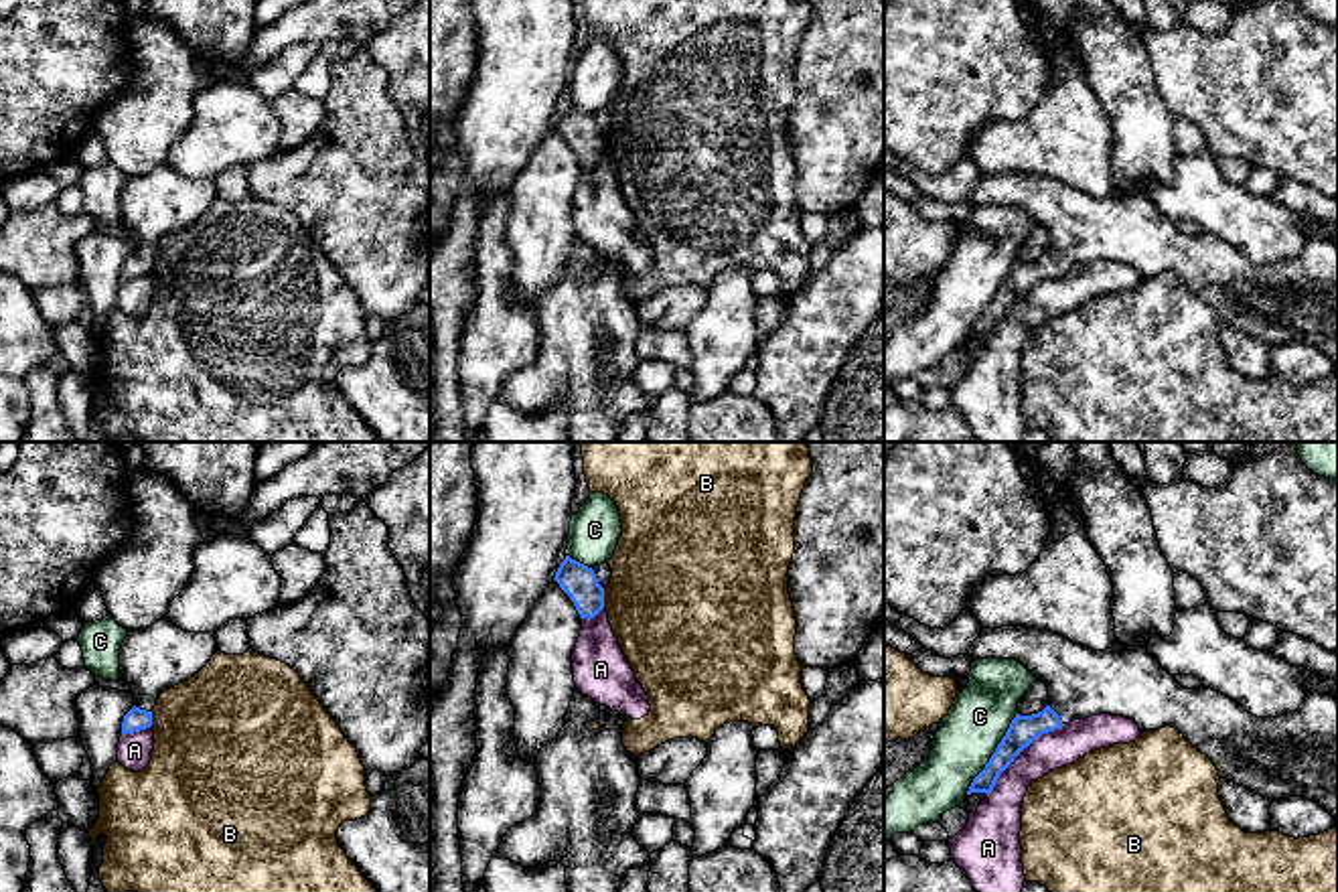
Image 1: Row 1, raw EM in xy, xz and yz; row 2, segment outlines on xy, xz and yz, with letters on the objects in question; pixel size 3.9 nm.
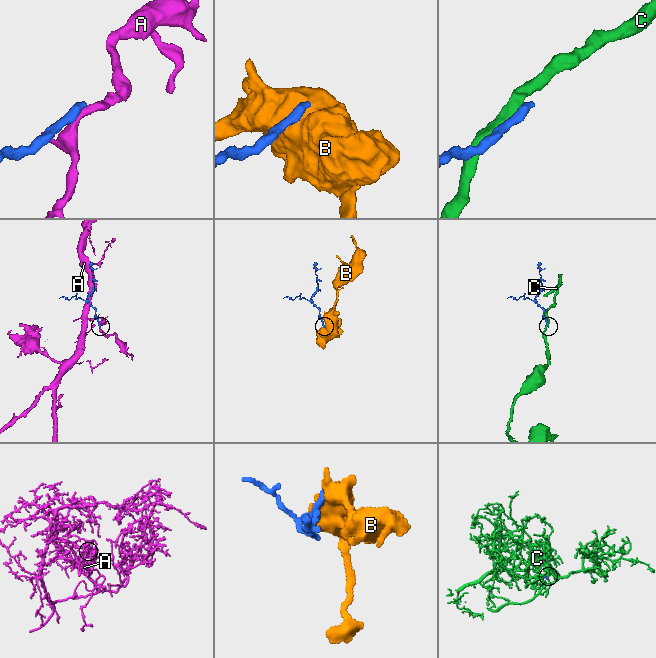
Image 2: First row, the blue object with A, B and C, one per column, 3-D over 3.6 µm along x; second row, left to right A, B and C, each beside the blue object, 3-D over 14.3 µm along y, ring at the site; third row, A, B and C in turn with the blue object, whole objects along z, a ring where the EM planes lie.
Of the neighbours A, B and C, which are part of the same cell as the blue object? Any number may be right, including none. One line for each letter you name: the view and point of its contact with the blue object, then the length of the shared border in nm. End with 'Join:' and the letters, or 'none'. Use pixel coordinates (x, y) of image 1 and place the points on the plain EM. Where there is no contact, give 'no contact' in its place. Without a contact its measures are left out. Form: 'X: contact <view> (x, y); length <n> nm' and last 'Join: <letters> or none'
Join: none

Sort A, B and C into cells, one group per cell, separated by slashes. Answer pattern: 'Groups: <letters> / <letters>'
Groups: A / B / C

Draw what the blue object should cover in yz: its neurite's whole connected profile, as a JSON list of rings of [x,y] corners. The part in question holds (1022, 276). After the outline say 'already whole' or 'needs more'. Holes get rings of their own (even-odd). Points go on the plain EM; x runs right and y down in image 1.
[[[1028,172],[983,174],[969,199],[975,205],[1016,205],[1036,225],[1048,233],[1048,251],[1032,262],[1012,266],[1006,282],[997,290],[985,314],[973,324],[967,341],[989,341],[999,320],[1014,304],[1038,282],[1058,276],[1062,270],[1085,266],[1099,259],[1123,262],[1133,266],[1141,278],[1166,272],[1180,280],[1218,316],[1218,322],[1245,332],[1269,347],[1304,343],[1324,353],[1338,373],[1338,243],[1310,239],[1291,259],[1257,264],[1235,245],[1210,235],[1182,233],[1145,193],[1125,193],[1117,189],[1105,197],[1076,191],[1056,178]]]; needs more

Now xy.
[[[166,162],[128,178],[120,195],[120,227],[134,237],[122,280],[152,272],[158,241],[199,219],[217,199],[215,178],[187,178]]]; needs more

